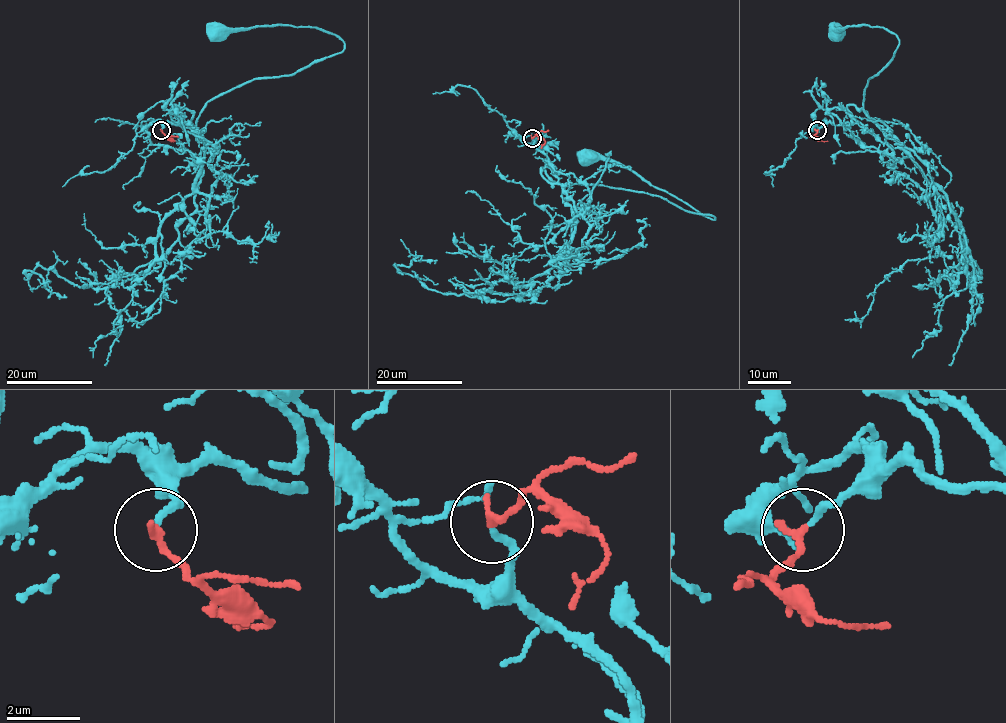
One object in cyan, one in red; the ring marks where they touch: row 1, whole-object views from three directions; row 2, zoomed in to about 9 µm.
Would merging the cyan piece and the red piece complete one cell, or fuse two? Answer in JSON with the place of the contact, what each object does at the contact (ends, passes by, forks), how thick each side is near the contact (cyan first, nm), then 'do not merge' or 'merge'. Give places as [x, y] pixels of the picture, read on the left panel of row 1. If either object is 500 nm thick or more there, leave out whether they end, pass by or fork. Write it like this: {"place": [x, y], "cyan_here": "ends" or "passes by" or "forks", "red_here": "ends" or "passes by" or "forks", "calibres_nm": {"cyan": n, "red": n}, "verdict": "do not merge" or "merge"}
{"place": [161, 130], "cyan_here": "ends", "red_here": "ends", "calibres_nm": {"cyan": 190, "red": 240}, "verdict": "merge"}

